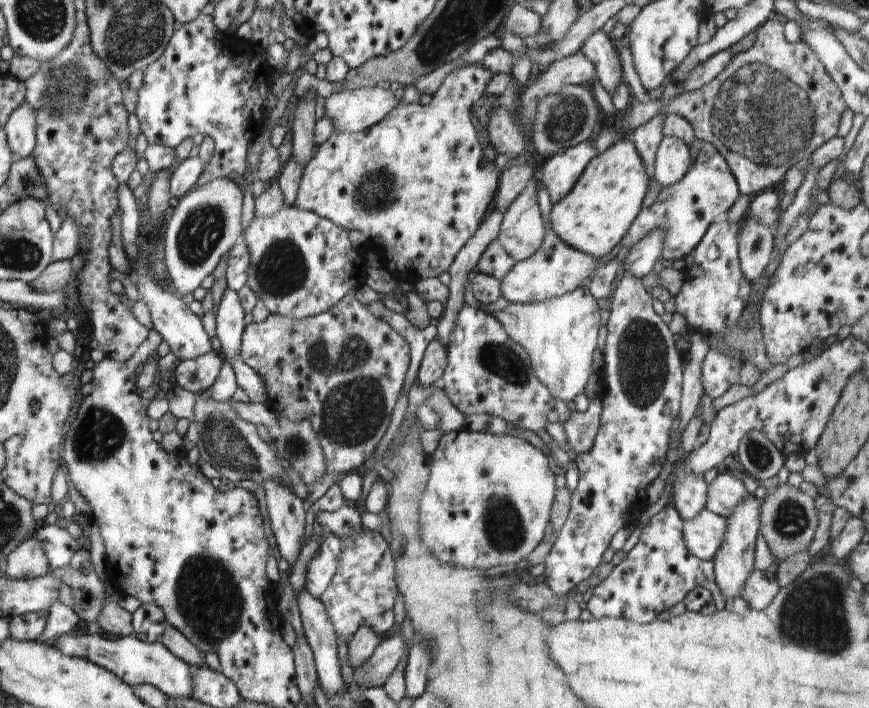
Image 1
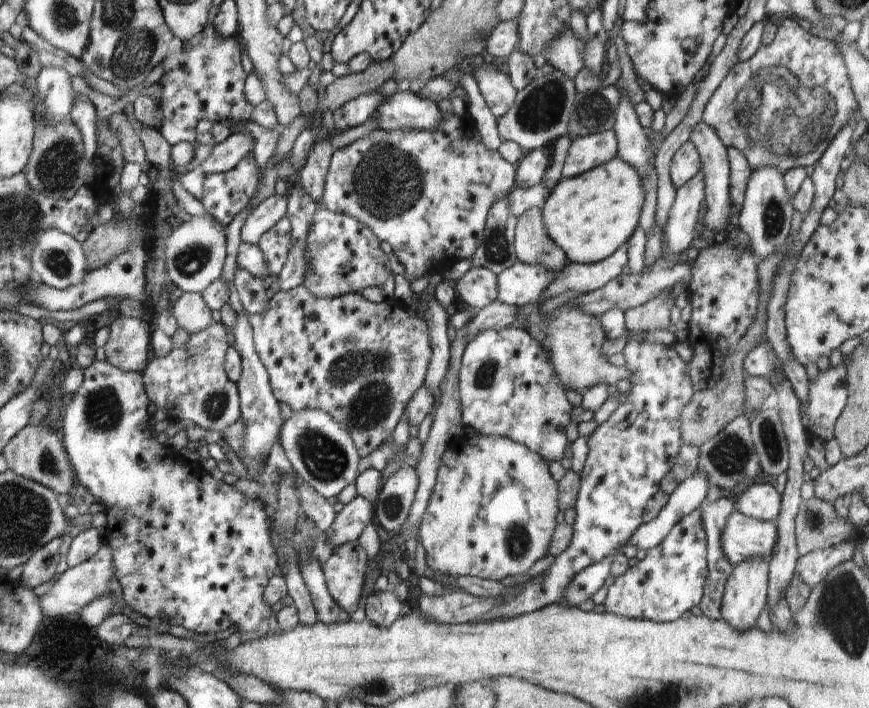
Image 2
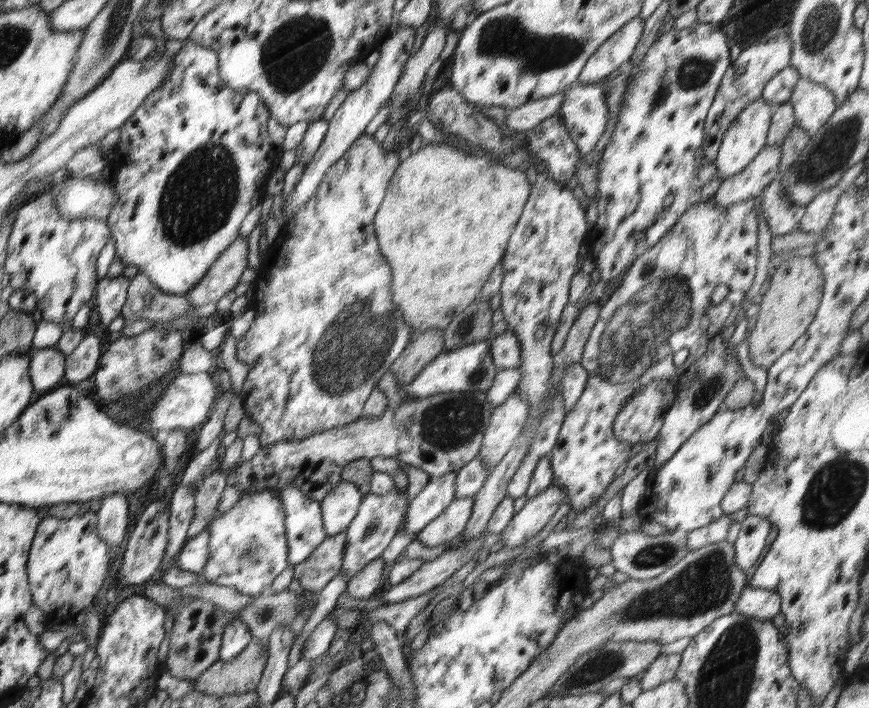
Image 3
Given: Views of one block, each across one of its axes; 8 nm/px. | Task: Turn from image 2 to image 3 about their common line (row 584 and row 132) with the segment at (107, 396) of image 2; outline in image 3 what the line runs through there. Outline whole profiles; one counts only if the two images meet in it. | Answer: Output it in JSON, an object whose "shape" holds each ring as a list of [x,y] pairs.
{"shape":[[[186,40],[174,56],[169,76],[134,111],[134,114],[125,122],[124,126],[120,127],[119,147],[126,164],[114,171],[109,182],[114,188],[114,192],[117,192],[117,204],[114,205],[114,208],[110,211],[110,216],[106,219],[109,221],[110,229],[113,230],[115,256],[125,265],[136,266],[140,271],[145,272],[150,282],[163,292],[180,296],[186,296],[187,292],[191,292],[192,288],[205,277],[210,266],[239,238],[240,226],[252,211],[252,208],[263,204],[263,198],[267,195],[267,182],[270,176],[274,174],[276,160],[278,160],[276,149],[269,141],[266,128],[270,115],[268,107],[258,93],[248,92],[245,89],[232,90],[219,77],[219,56],[217,52],[200,46],[192,40]]]}

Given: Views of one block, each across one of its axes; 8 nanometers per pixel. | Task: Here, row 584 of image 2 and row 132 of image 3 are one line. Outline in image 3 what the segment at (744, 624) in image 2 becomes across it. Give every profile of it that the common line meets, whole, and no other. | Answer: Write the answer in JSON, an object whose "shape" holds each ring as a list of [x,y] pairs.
{"shape":[[[762,97],[757,98],[753,103],[748,104],[728,127],[717,152],[716,160],[714,160],[720,181],[728,180],[728,178],[740,174],[754,160],[760,150],[767,146],[767,136],[773,111],[774,107]]]}

